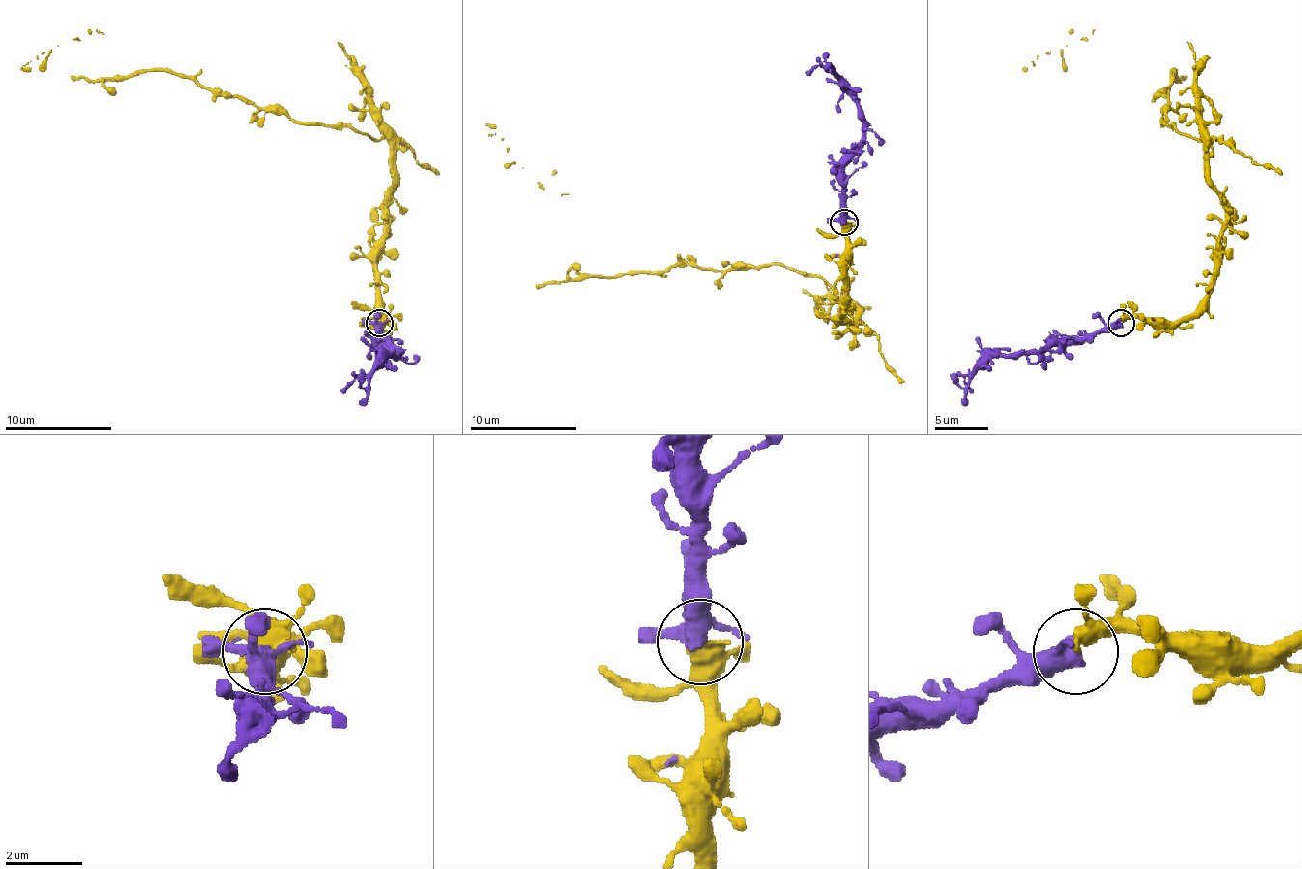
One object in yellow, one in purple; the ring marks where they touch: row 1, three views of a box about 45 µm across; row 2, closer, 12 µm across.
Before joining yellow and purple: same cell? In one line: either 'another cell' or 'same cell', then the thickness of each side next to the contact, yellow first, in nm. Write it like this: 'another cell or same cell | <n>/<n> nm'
same cell | 400/340 nm

